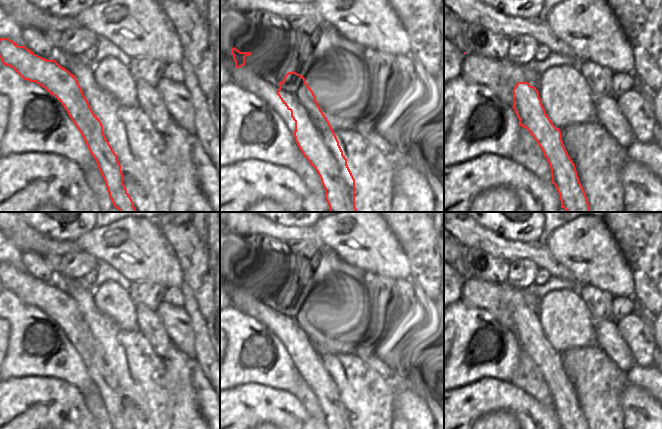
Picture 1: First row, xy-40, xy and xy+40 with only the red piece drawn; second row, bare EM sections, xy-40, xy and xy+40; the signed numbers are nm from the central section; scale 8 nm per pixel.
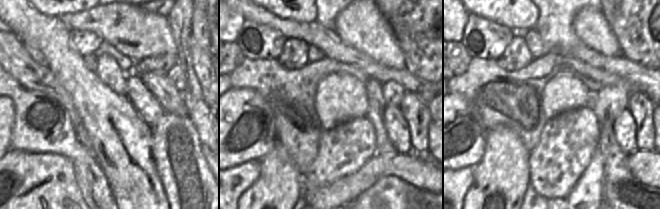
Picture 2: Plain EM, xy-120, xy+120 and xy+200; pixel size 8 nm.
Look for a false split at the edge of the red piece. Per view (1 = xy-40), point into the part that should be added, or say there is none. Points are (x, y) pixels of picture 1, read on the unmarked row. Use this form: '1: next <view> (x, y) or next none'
1: next none

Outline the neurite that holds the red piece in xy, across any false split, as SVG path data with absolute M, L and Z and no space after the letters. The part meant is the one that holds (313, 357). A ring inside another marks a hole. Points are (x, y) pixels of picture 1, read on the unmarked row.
M295 295L288 296L276 318L291 335L295 345L295 365L317 395L328 429L355 429L355 403L305 302Z

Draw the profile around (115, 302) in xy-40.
M108 280L97 288L93 301L119 328L128 332L139 332L135 309L137 304L131 299L129 290L124 290L116 282Z

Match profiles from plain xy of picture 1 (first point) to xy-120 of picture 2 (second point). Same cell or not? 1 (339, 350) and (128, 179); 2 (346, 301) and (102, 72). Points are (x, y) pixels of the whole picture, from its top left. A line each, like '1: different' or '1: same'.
1: same
2: same

